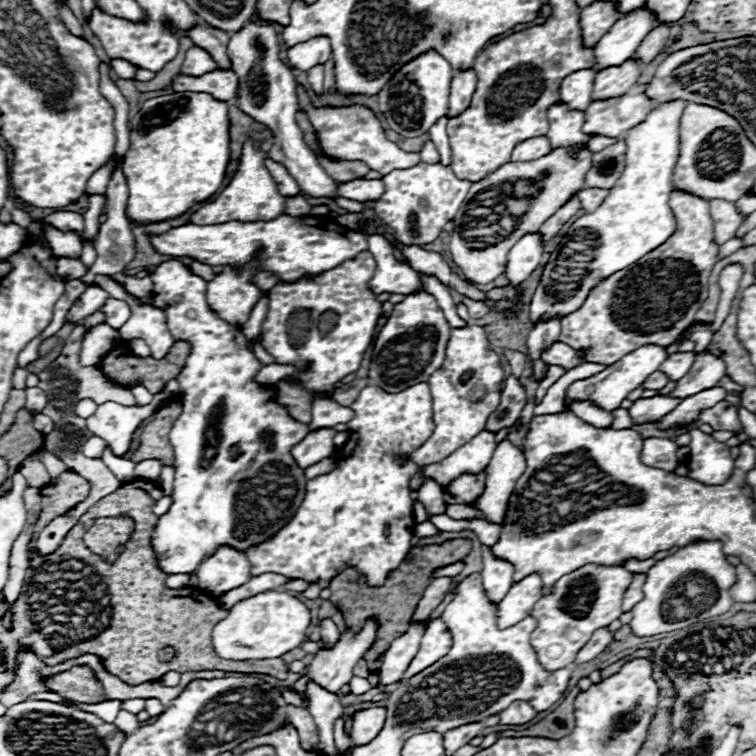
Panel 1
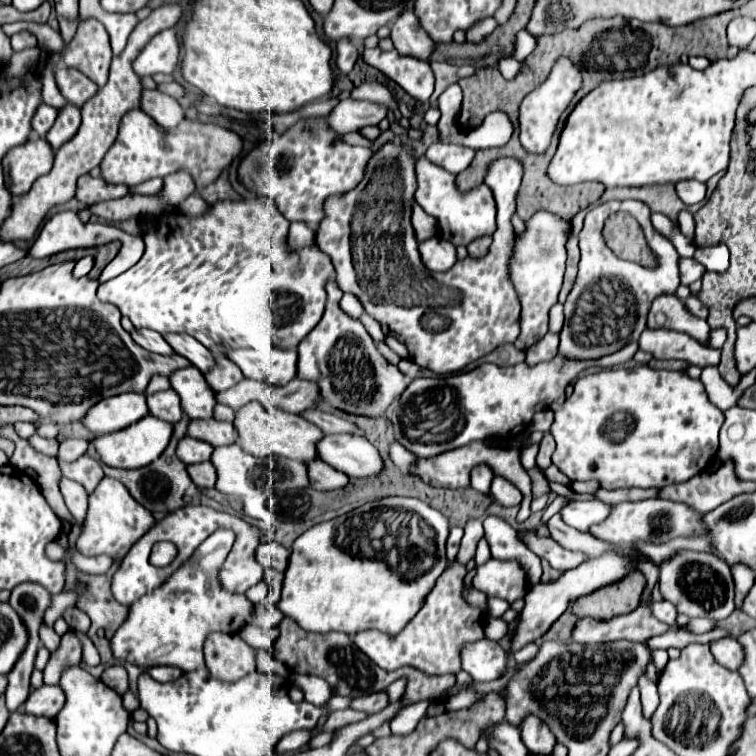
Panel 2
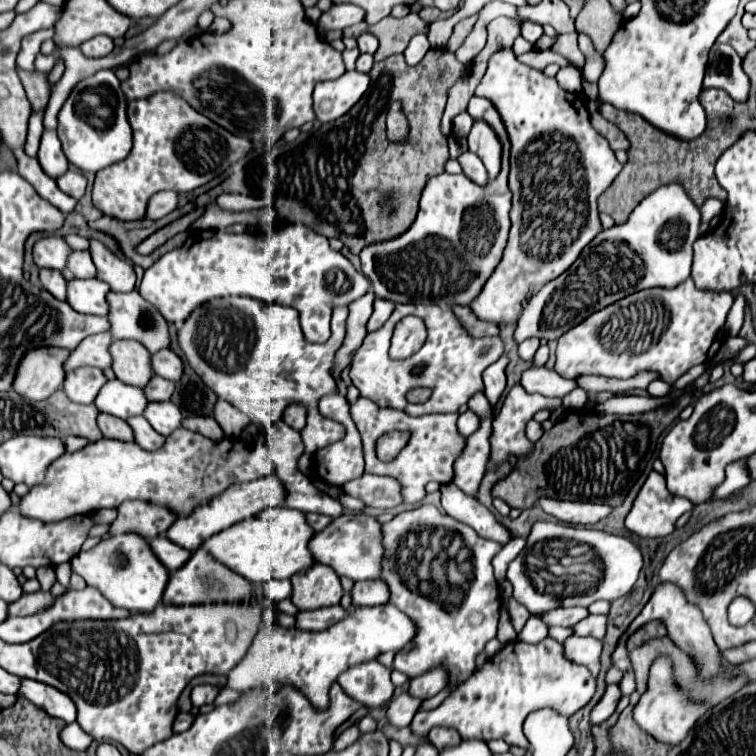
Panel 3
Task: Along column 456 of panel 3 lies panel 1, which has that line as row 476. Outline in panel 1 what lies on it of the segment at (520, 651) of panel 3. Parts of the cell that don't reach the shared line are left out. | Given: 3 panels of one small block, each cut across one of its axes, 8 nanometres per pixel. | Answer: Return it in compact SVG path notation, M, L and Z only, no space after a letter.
M698 428L690 432L690 454L686 456L688 476L702 484L724 484L734 472L734 460L724 442L716 442L710 434Z

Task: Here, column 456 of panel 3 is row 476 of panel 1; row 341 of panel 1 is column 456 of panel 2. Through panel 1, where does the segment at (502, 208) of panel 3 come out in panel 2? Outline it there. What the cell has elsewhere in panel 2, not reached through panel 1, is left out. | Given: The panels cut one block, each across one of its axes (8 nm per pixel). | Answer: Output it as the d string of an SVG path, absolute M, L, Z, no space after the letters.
M420 156L416 160L416 202L438 220L440 234L444 240L450 240L454 246L468 246L474 238L482 234L492 234L496 230L496 202L492 190L485 183L468 190L460 192L456 186L456 176L448 174L434 162L426 162L426 156Z

